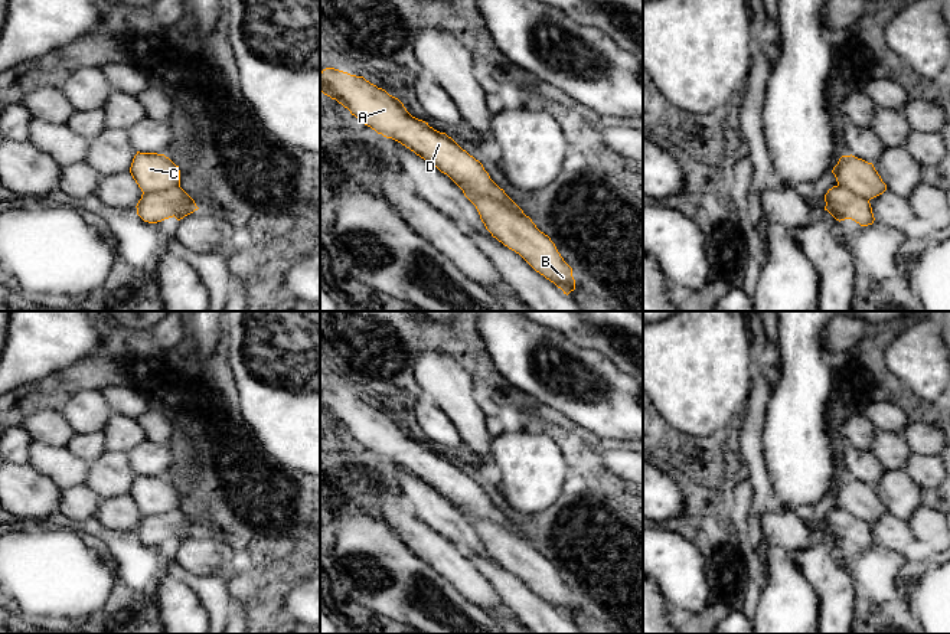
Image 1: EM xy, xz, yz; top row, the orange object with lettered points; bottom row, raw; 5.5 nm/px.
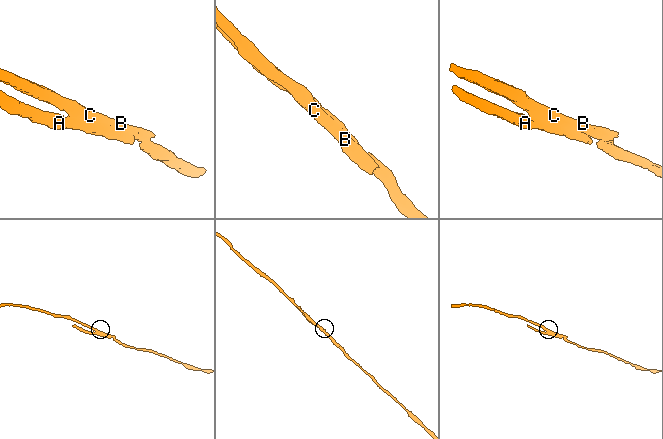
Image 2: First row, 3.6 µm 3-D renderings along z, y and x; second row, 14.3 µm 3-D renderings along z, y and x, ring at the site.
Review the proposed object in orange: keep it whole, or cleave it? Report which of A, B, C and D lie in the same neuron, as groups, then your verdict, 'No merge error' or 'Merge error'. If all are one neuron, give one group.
Groups: A B C D. No merge error

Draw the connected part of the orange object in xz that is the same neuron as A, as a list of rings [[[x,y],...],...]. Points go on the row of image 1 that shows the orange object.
[[[326,68],[320,72],[320,92],[336,99],[378,134],[401,143],[447,174],[476,206],[493,238],[519,254],[564,294],[575,290],[572,268],[551,238],[490,179],[483,164],[451,137],[412,117],[398,98],[363,76]]]

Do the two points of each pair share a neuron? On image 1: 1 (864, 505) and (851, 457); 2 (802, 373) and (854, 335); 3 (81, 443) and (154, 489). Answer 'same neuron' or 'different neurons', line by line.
1: same neuron
2: different neurons
3: same neuron

